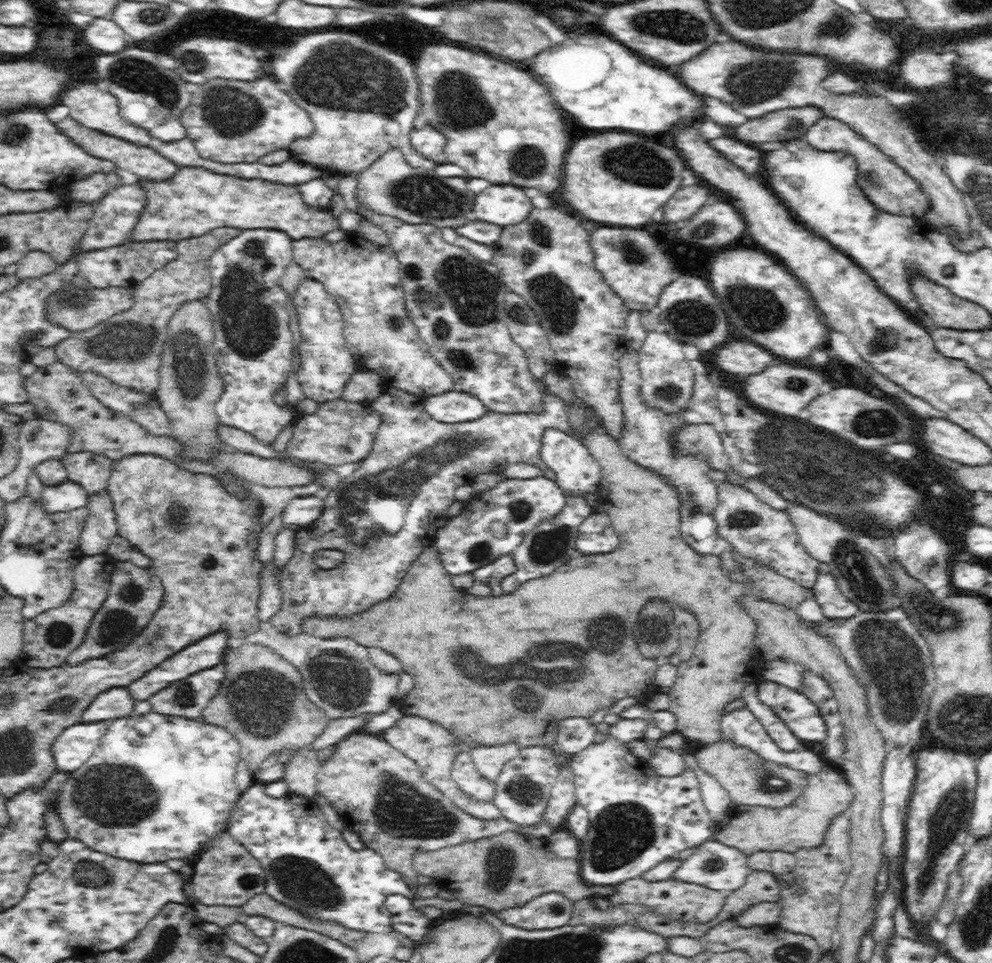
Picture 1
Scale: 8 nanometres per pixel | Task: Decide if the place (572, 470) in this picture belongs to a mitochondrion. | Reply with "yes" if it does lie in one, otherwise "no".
no

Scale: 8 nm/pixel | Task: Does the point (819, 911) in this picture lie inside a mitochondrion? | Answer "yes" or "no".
no

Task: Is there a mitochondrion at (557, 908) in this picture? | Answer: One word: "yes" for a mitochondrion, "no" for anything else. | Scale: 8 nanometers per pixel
yes

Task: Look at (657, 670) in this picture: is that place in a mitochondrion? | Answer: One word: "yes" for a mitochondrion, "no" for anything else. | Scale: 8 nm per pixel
no

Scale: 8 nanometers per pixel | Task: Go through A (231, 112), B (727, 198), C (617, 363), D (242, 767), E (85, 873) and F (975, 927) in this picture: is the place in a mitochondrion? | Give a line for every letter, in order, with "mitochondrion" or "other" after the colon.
A: mitochondrion
B: other
C: other
D: other
E: mitochondrion
F: mitochondrion

